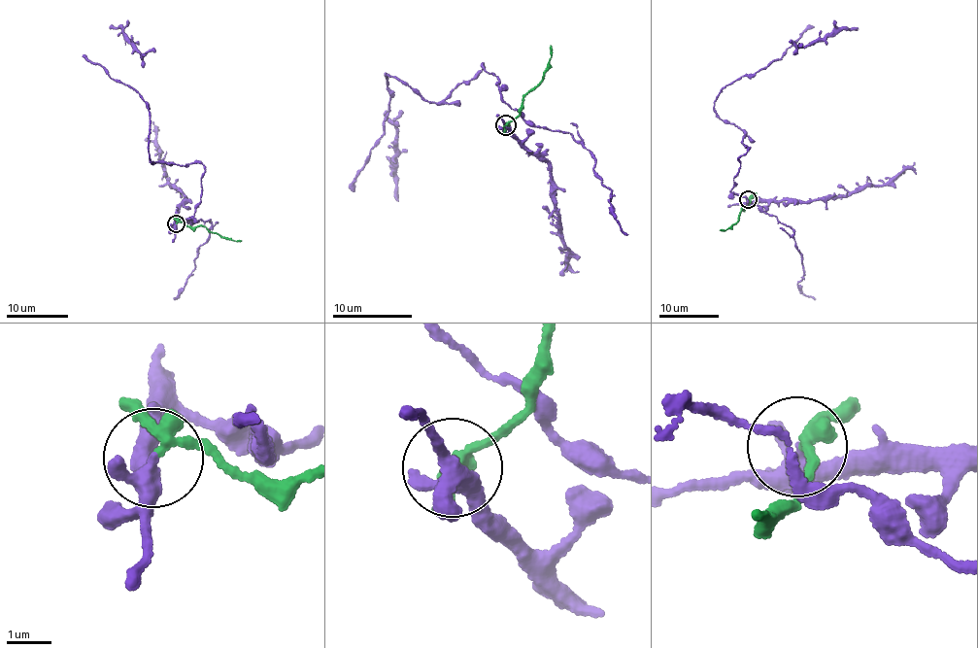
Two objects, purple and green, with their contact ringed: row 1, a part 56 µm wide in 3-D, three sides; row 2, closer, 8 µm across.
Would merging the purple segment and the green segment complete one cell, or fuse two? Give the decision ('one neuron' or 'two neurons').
two neurons

